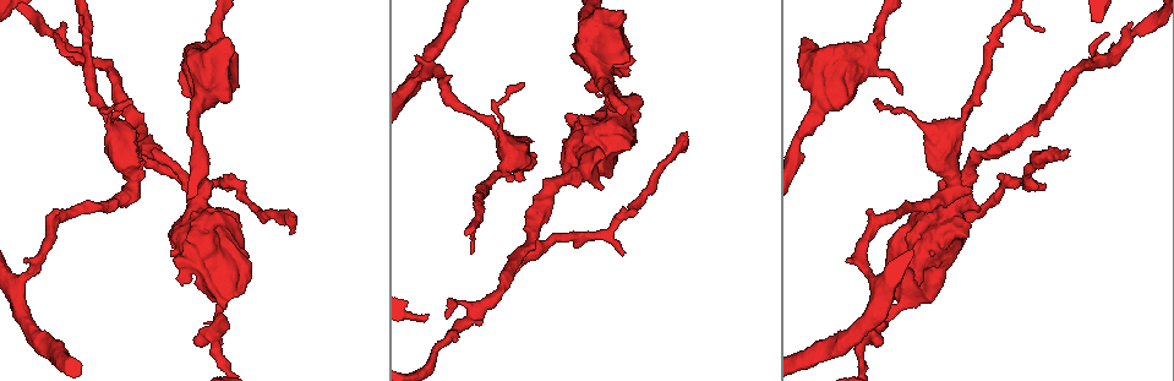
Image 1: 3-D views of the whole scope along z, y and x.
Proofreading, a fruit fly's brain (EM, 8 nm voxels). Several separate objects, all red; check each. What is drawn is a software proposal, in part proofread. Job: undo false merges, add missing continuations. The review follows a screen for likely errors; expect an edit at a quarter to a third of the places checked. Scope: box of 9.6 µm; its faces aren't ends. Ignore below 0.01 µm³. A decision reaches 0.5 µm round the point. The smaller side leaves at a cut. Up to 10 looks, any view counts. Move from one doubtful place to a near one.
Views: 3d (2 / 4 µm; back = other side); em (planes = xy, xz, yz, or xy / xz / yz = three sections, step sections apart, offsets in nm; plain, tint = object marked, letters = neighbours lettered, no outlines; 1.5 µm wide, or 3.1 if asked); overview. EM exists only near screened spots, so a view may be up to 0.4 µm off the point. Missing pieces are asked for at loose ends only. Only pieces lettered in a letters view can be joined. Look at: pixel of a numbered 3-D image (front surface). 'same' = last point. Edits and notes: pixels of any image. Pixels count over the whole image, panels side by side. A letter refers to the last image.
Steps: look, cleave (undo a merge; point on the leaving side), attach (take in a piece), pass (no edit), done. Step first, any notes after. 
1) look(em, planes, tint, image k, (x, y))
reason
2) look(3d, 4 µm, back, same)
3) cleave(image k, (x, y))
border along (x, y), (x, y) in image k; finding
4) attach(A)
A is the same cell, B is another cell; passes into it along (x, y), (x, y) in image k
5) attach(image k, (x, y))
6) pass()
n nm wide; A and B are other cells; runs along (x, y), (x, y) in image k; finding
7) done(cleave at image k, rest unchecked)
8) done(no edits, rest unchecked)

look(3d, 2 µm, image 1, (416, 55))
free end

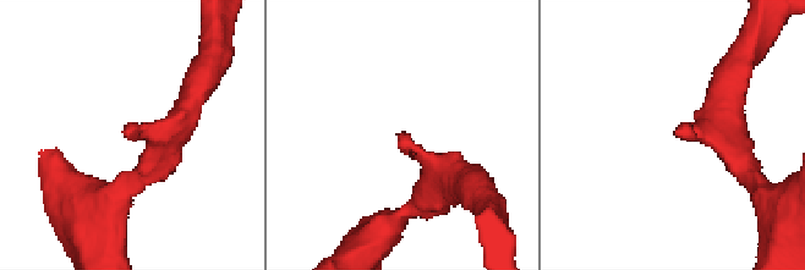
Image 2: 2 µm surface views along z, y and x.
look(em, planes, letters, image 2, (130, 138))
arms of 200, 220 nm

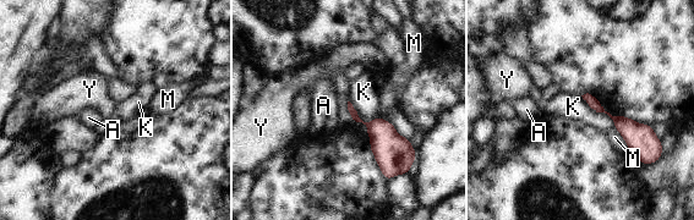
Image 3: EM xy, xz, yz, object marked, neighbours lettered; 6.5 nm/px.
pass()
A, K, M and Y are other cells; border along (348, 100), (348, 111), (353, 119) in image 3; none of them fits

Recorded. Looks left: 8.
look(em, planes, letters, image 1, (1064, 152))
branch stops here

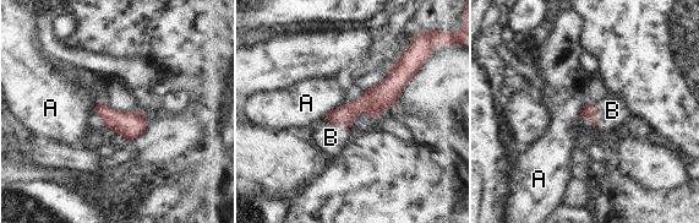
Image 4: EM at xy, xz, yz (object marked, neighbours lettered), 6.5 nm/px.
attach(B)
B is the same cell, A is another cell; passes into it along (369, 103), (337, 123), (331, 137) in image 4; the neuron continues

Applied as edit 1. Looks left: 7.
look(overview)
see it whole again

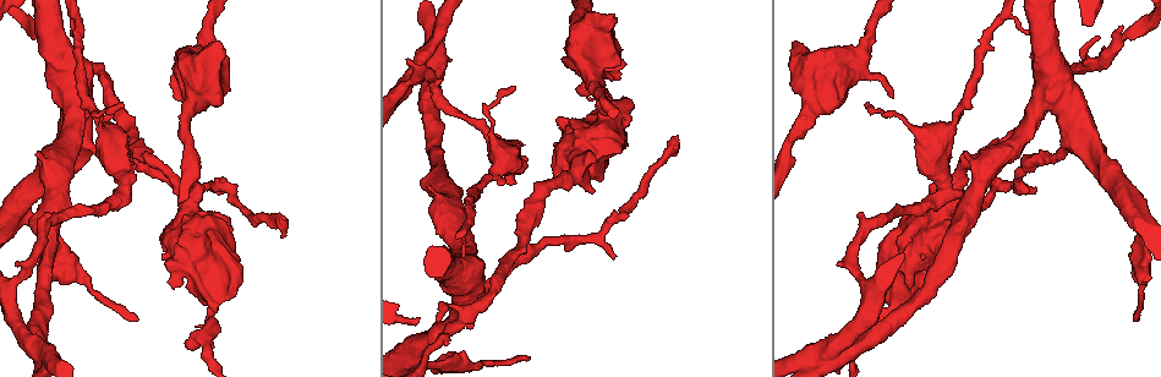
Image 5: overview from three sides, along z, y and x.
look(3d, 4 µm, image 5, (612, 256))
free end

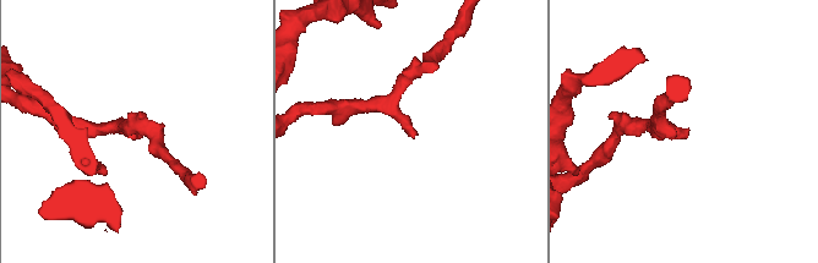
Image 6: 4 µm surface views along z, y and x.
look(em, planes, letters, image 6, (414, 135))
shape alone is not enough

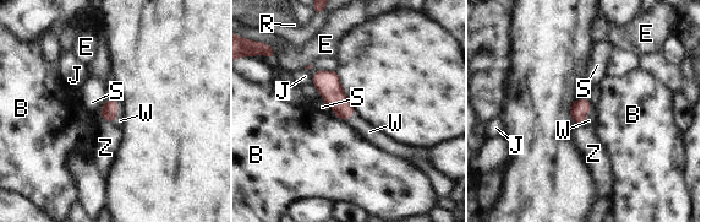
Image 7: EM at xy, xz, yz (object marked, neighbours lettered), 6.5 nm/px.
attach(W)
W is the same cell, B, E, J, R, S and Z are other cells; passes into it along (109, 112), (118, 110), (120, 120) in image 7; it goes on there

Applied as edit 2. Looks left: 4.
look(overview)
redraw

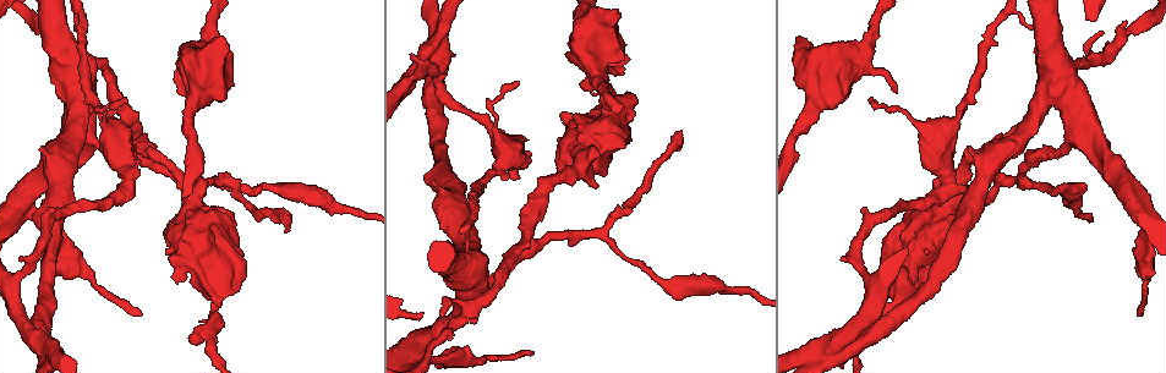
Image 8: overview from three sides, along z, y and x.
look(em, xz, step 8, letters, image 8, (289, 215))
free end

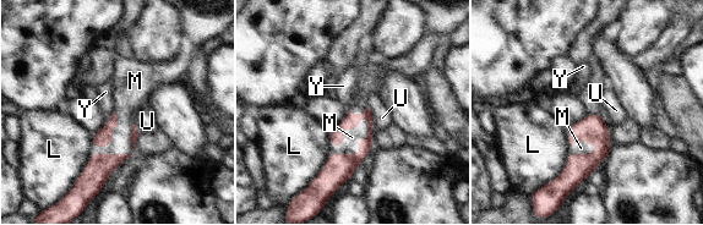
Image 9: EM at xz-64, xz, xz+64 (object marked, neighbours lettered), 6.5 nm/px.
look(em, planes, letters, same)

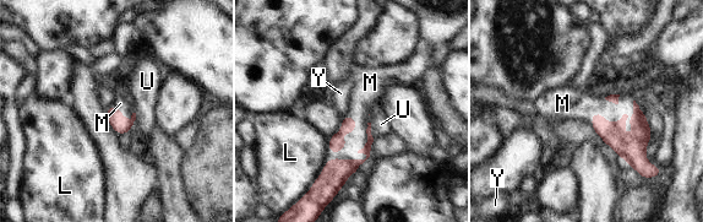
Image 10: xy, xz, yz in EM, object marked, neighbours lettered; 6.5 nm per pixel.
attach(M)
M is the same cell, L, U and Y are other cells; passes into it along (632, 149), (624, 125), (611, 112) in image 10; it goes on there

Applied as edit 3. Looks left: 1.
done(attach at image 4, attach at image 7, attach at image 10, rest unchecked)

